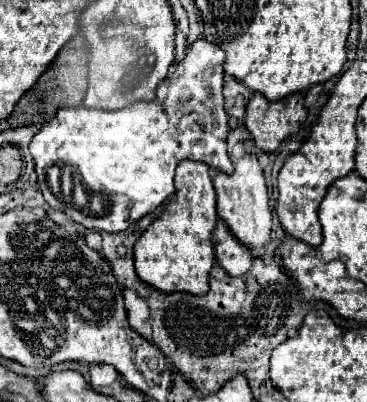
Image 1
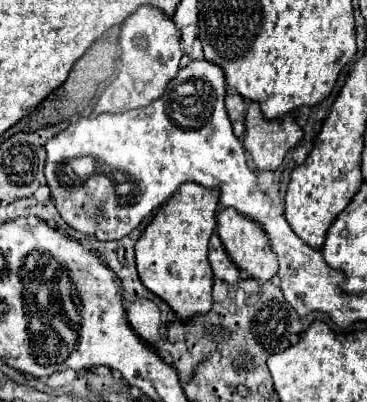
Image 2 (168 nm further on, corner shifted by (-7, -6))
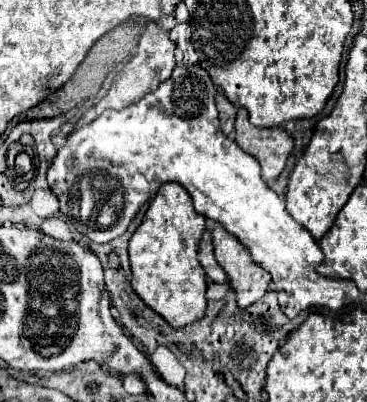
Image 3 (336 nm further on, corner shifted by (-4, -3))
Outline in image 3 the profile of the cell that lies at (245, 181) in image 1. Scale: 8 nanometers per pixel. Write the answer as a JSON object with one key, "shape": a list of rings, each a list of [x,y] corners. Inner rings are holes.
{"shape":[[[218,223],[212,231],[212,243],[216,261],[226,271],[228,281],[236,291],[238,307],[246,309],[248,305],[256,303],[268,291],[270,273],[254,265],[248,249],[244,249],[244,245],[236,241],[236,237],[232,239],[232,235],[226,233]]]}

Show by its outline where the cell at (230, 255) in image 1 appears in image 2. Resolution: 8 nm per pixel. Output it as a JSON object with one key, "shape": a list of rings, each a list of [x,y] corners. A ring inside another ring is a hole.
{"shape":[[[217,234],[211,236],[211,242],[209,242],[209,262],[211,262],[211,268],[213,268],[213,274],[229,284],[237,284],[241,280],[241,272],[239,268],[235,268],[231,264],[231,258],[227,256],[221,240]]]}

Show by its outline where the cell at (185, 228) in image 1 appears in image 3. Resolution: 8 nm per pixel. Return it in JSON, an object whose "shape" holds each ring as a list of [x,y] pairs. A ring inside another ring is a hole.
{"shape":[[[164,183],[150,201],[144,221],[128,241],[132,289],[176,329],[192,325],[206,311],[206,273],[196,257],[204,227],[206,219],[196,215],[188,191],[182,185]]]}

